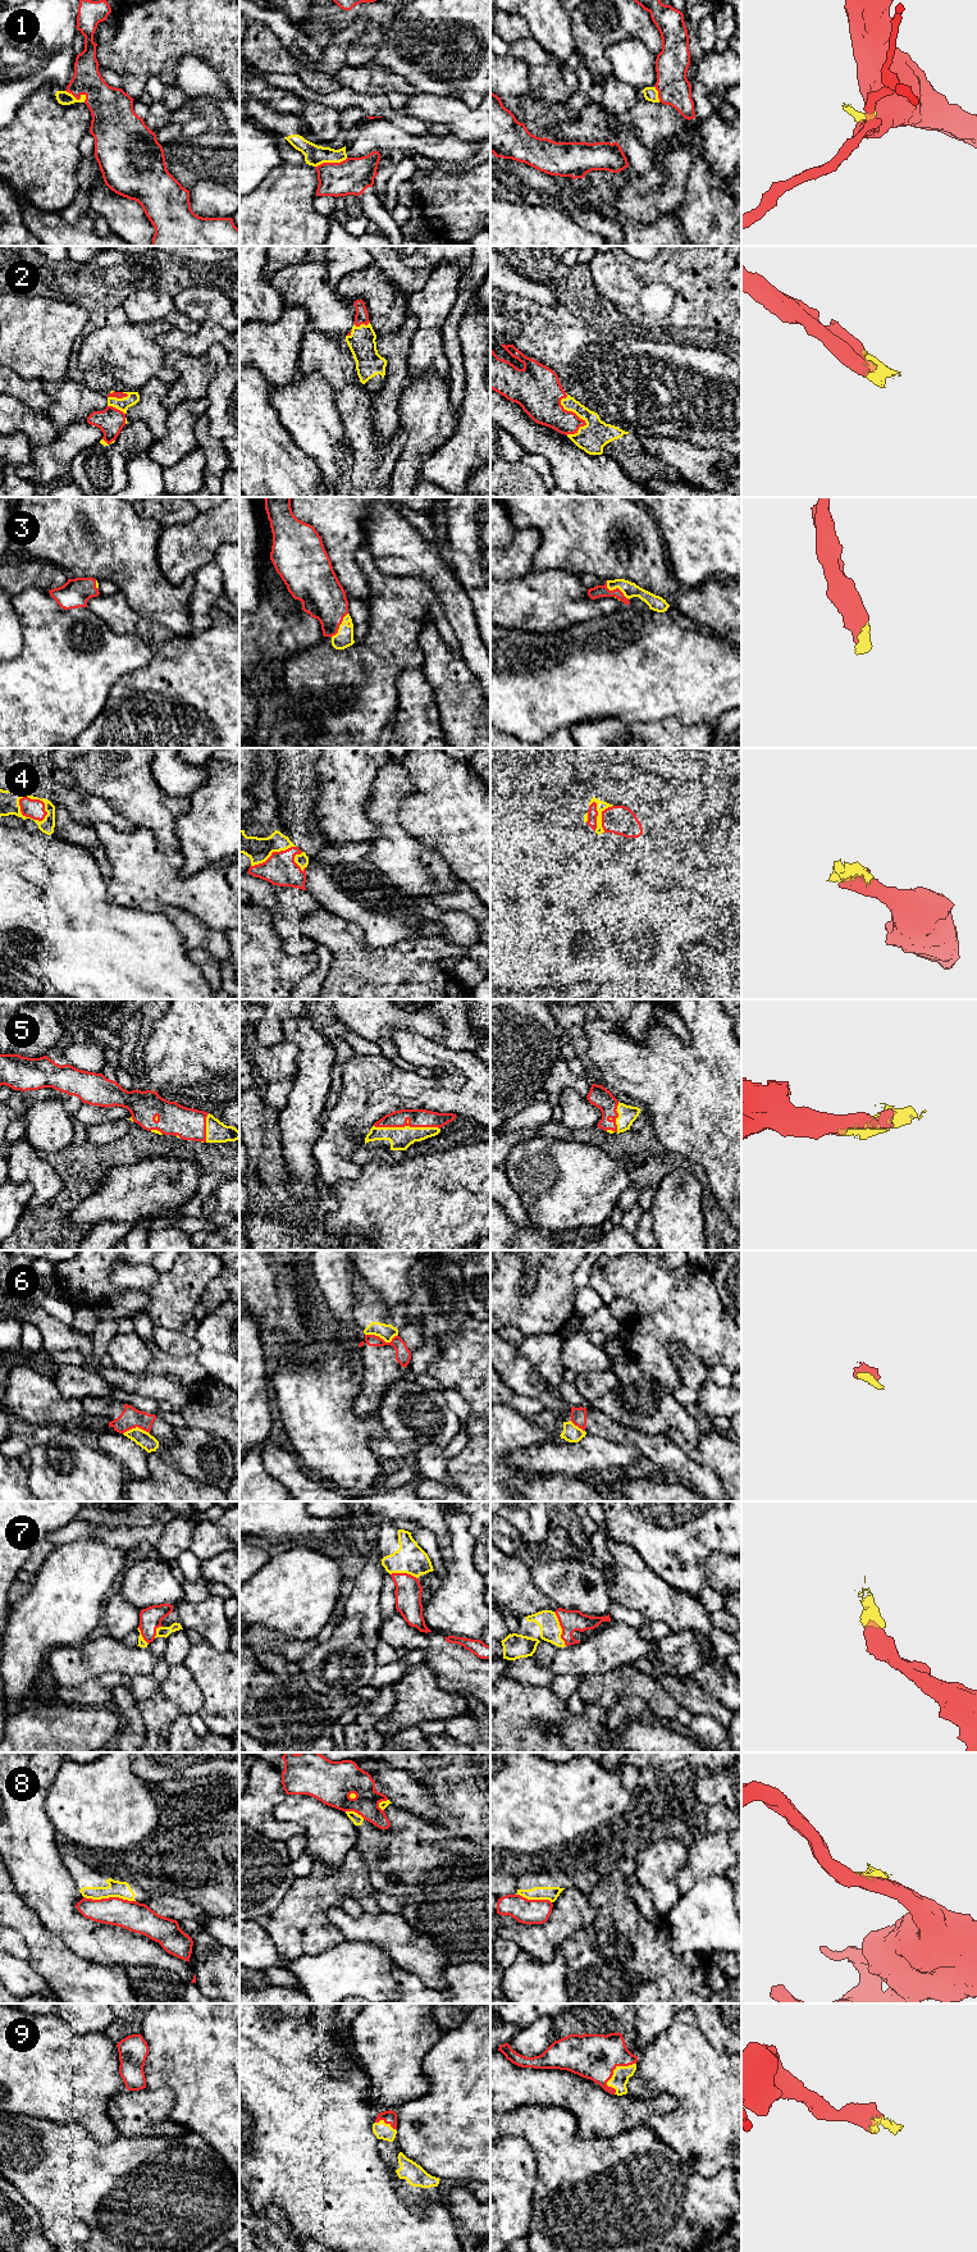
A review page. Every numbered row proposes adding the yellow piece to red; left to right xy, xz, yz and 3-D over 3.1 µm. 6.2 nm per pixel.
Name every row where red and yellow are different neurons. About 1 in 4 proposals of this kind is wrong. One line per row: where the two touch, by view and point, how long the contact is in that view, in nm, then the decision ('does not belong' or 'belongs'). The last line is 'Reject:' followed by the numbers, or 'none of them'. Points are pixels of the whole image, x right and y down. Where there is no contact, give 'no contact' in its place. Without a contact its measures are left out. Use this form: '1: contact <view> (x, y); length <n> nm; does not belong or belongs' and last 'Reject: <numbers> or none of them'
1: contact xz (332, 163); length 200 nm; belongs
2: contact yz (574, 413); length 280 nm; belongs
3: contact yz (615, 589); length 190 nm; belongs
4: contact xy (36, 799); length 220 nm; belongs
5: contact xz (406, 1125); length 420 nm; belongs
6: contact xz (382, 1339); length 200 nm; does not belong
7: contact yz (561, 1627); length 240 nm; belongs
8: contact xy (109, 1897); length 320 nm; does not belong
9: contact yz (612, 2073); length 240 nm; belongs
Reject: 6, 8

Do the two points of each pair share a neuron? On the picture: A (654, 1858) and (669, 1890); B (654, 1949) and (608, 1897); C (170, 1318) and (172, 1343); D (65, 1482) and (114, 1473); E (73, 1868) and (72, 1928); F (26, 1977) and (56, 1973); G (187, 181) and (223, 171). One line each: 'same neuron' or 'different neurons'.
A: same neuron
B: same neuron
C: different neurons
D: same neuron
E: different neurons
F: different neurons
G: same neuron

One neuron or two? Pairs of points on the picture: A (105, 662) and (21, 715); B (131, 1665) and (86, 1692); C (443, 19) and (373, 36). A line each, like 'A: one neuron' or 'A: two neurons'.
A: one neuron
B: two neurons
C: one neuron

